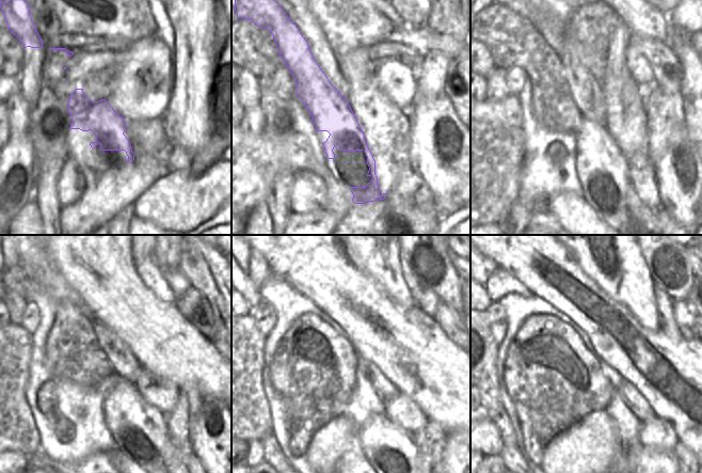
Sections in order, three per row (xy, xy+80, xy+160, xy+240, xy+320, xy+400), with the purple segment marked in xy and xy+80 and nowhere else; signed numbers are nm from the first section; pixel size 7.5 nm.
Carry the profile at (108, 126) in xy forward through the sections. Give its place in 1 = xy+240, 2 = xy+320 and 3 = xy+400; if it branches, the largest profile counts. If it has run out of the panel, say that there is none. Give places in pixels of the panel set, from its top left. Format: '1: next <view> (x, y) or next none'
1: next xy+240 (143, 437)
2: next xy+320 (391, 451)
3: next xy+400 (644, 452)

